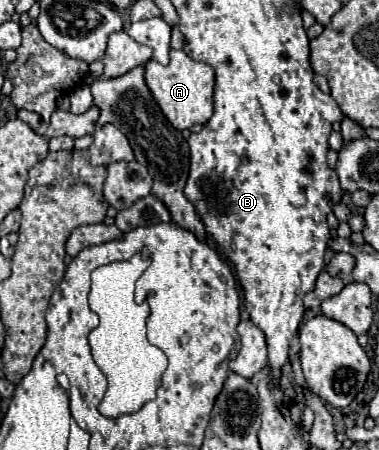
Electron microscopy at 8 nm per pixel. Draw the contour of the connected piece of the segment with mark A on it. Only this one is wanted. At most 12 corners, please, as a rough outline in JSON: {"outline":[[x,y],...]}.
{"outline":[[171,50],[145,82],[177,130],[213,116],[213,68]]}

